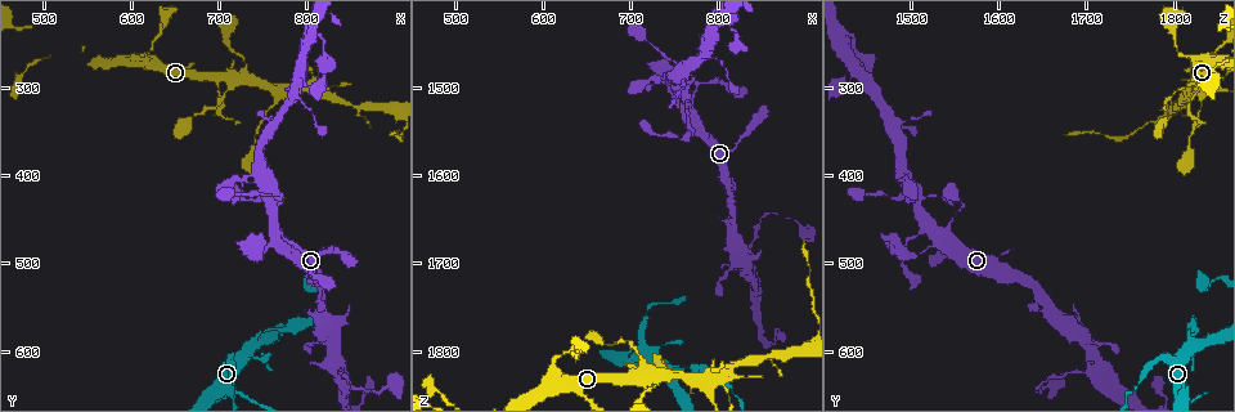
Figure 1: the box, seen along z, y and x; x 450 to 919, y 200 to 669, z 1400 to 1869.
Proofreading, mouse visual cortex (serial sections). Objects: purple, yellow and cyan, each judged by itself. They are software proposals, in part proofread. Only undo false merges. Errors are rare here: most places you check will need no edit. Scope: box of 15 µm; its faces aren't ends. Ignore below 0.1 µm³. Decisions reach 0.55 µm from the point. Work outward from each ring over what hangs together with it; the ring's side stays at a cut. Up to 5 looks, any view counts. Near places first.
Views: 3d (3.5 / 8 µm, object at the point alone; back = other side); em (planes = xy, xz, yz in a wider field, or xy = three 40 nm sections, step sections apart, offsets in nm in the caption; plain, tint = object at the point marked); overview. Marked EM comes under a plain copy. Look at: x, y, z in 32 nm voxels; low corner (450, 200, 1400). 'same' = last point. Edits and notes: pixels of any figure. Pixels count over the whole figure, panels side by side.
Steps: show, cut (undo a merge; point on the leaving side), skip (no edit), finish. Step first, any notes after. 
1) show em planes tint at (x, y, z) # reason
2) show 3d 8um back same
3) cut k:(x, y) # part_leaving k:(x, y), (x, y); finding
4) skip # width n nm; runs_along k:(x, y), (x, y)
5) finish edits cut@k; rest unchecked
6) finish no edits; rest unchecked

show em xy step 5 tint at (710, 285, 1830) # thick turns thin

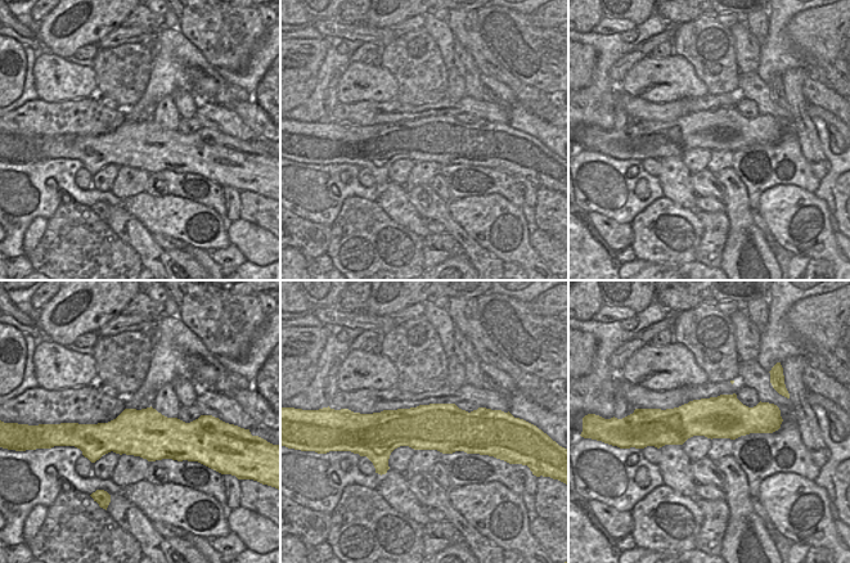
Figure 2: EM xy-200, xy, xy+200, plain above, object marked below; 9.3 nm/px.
show 3d 3.5um same

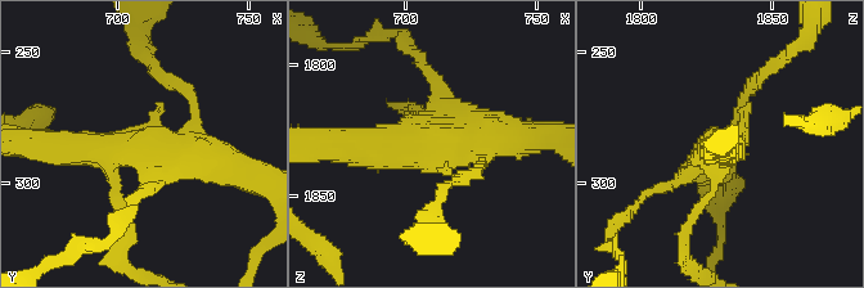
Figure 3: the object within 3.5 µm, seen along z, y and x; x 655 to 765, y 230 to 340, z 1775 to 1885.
skip # runs_along 3:(49, 147), (176, 147), (228, 162); continuous, no second cell

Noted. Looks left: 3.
show 3d 3.5um at (835, 620, 1705) # sudden change in width

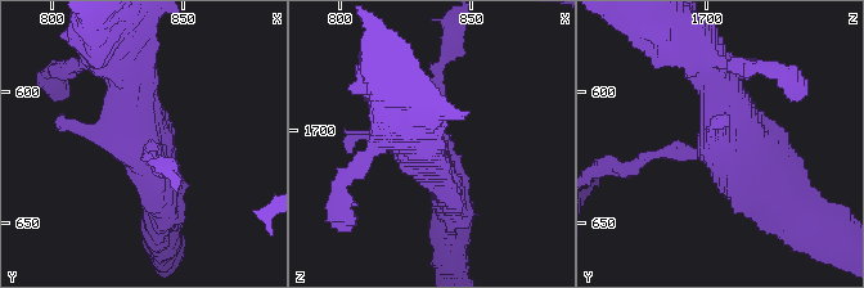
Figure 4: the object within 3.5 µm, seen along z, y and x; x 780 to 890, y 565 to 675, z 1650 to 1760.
skip # runs_along 4:(705, 58), (745, 161), (781, 201); continuous, no second cell

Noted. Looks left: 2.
finish no edits; rest unchecked

